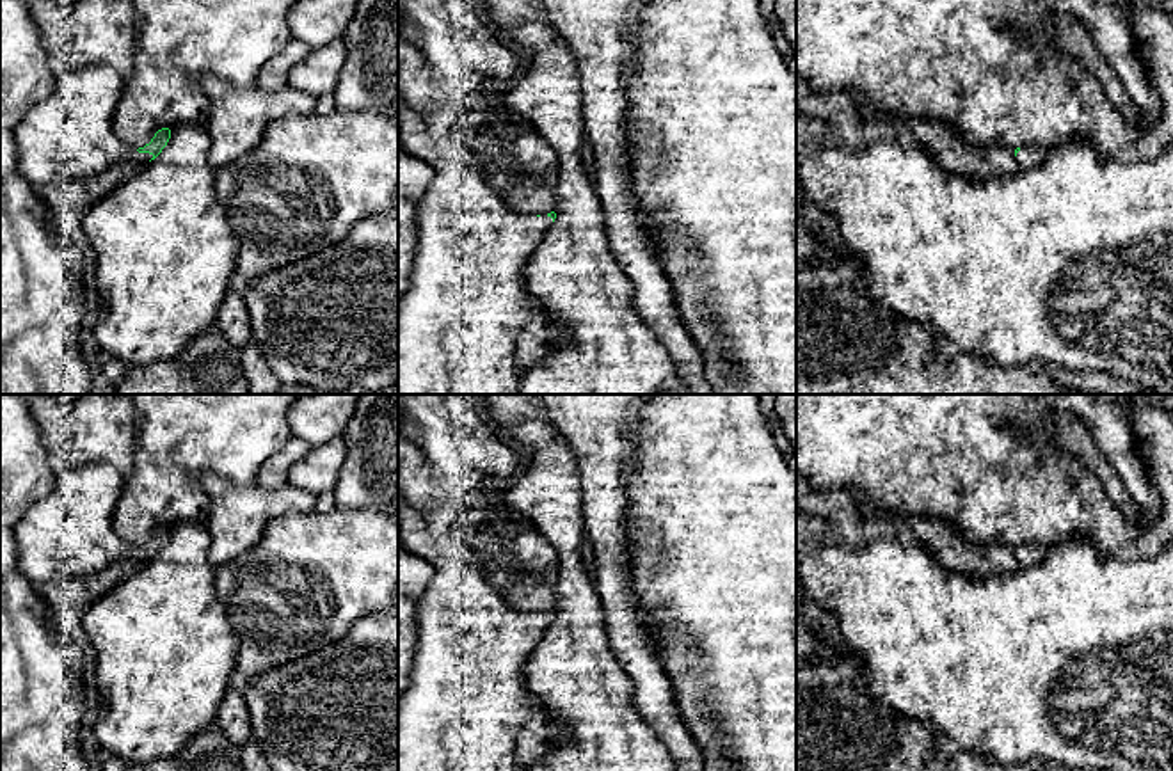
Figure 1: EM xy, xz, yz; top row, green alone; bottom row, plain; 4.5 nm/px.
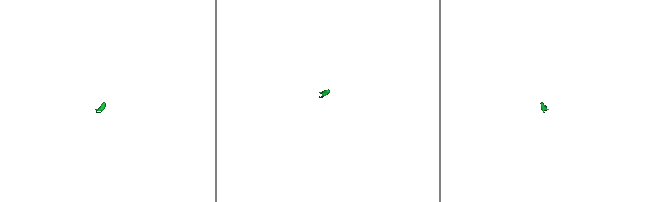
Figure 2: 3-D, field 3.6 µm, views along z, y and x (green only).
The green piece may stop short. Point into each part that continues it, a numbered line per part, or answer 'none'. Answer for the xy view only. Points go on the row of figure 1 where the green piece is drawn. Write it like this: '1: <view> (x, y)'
1: xy (68, 135)

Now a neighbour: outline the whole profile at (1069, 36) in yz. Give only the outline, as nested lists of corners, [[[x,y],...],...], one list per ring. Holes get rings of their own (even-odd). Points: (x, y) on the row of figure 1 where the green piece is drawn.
[[[1049,14],[1041,27],[1043,39],[1059,53],[1079,60],[1104,85],[1109,99],[1125,114],[1136,126],[1143,124],[1143,114],[1130,103],[1118,75],[1098,55],[1095,43],[1086,27],[1073,16]]]

